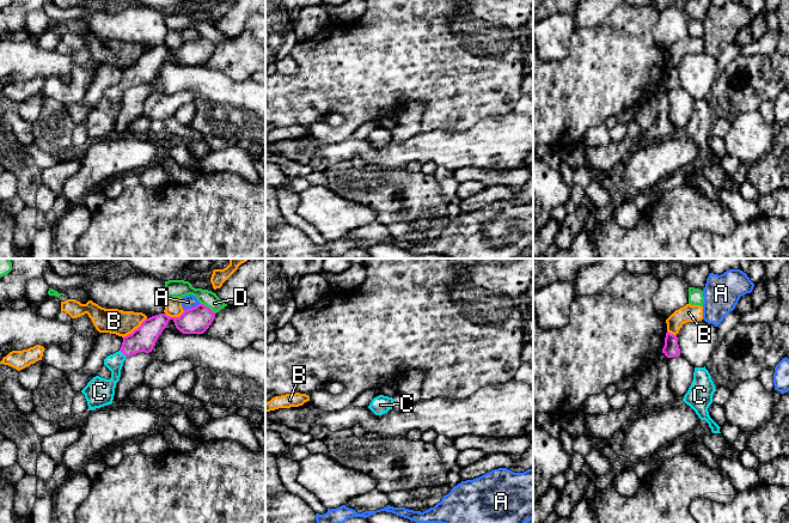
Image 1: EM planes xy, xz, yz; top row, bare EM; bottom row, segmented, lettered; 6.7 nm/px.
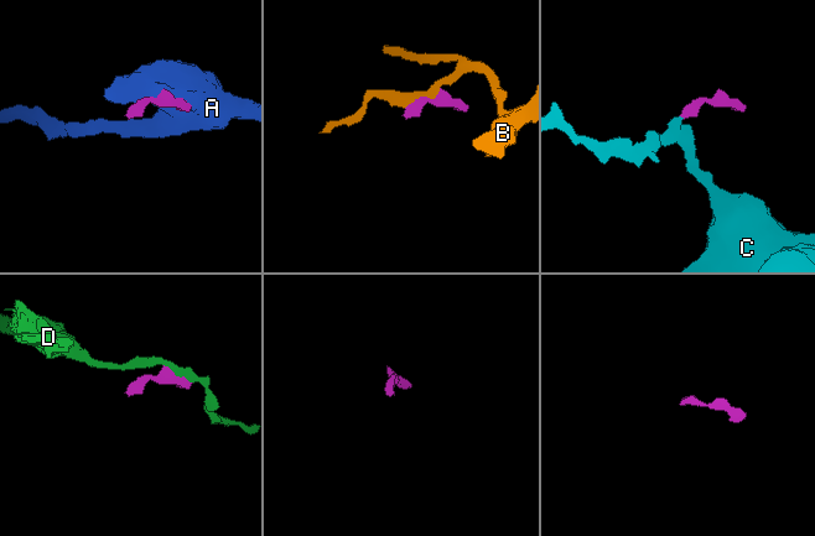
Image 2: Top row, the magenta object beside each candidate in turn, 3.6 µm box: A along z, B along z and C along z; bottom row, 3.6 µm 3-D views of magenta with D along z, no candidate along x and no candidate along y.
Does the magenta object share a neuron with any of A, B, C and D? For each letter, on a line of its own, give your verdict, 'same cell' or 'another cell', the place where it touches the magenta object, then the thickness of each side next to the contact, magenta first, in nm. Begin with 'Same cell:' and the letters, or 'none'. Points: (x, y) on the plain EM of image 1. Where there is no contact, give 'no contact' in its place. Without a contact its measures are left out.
Same cell: C
A: another cell; contact xy (191, 40); calibres 180 and 90 nm
B: another cell; contact xy (135, 61); calibres 170 and 170 nm
C: same cell; contact xy (122, 84); calibres 170 and 110 nm
D: another cell; contact xy (208, 40); calibres 180 and 130 nm

